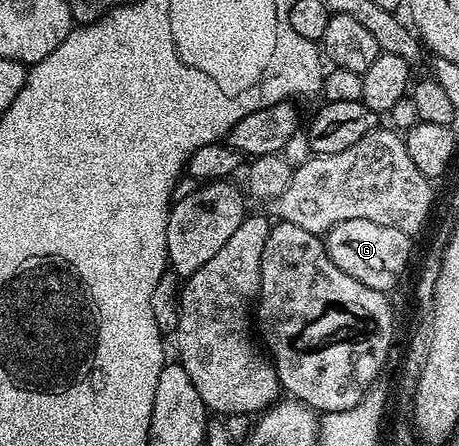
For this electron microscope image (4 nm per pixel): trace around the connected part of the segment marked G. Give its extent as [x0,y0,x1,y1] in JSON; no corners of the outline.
[324,219,411,292]

